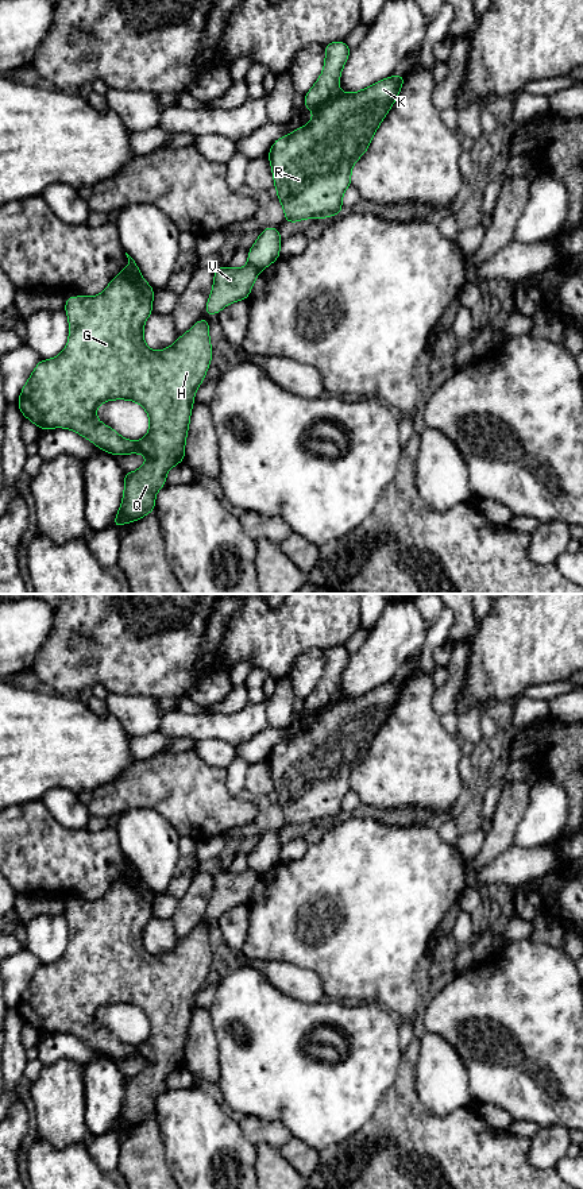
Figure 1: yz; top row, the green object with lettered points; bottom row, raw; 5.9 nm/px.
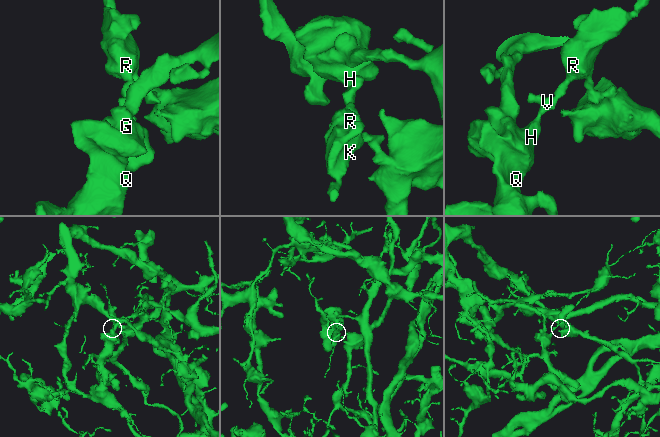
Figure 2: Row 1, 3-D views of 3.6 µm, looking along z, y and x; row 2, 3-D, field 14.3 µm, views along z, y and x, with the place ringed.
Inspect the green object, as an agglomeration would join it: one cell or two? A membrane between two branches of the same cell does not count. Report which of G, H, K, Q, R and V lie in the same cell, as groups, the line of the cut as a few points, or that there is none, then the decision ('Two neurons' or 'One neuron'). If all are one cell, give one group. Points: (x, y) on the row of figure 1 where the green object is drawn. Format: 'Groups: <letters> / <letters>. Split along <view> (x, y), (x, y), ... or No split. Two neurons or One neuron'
Groups: G H Q V / K R. Split along yz (248, 262), (258, 271). Two neurons

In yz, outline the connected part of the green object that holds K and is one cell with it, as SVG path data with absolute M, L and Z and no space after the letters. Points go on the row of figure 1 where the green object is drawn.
M344 40L324 46L324 69L316 84L305 94L304 107L313 109L309 124L278 138L267 158L271 162L274 186L285 211L285 221L324 219L343 212L341 197L351 186L351 170L367 151L382 120L395 103L405 74L390 76L355 93L339 90L340 74L351 49Z

